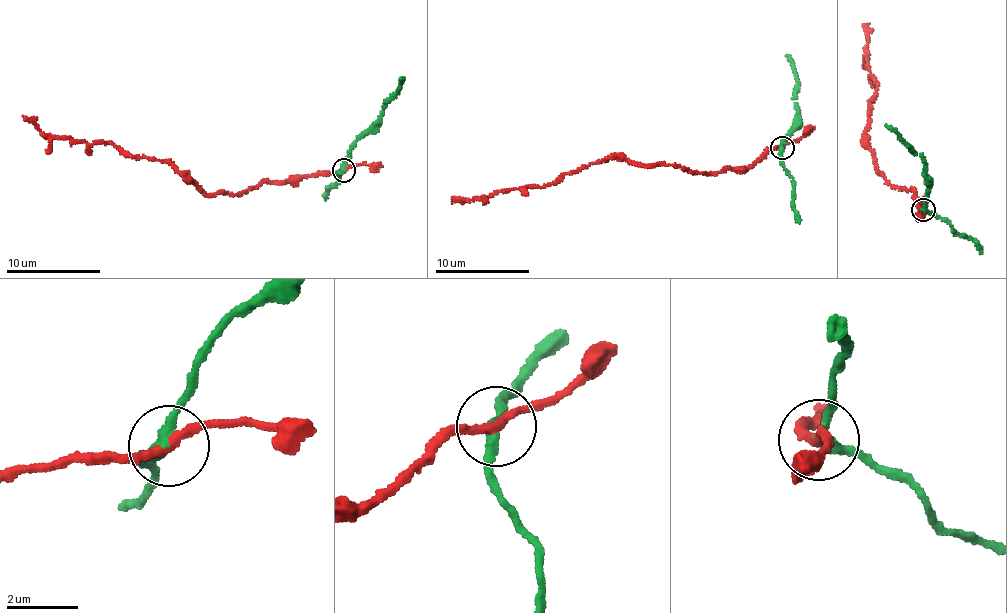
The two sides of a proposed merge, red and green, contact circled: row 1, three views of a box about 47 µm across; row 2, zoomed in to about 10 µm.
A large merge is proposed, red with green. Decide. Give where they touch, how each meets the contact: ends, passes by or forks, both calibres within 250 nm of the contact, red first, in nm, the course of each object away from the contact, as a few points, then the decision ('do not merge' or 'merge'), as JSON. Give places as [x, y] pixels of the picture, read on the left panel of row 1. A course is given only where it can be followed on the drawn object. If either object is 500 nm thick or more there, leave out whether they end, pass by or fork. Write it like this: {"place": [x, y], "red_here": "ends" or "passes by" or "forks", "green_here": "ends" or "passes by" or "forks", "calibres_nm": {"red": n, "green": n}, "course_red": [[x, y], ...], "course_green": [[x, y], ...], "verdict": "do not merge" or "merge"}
{"place": [343, 170], "red_here": "passes by", "green_here": "passes by", "calibres_nm": {"red": 240, "green": 260}, "course_red": [[344, 169], [205, 194], [166, 162], [132, 158], [109, 141], [87, 145], [48, 137], [22, 116]], "course_green": [[344, 169], [348, 151], [362, 132], [378, 118], [383, 103], [396, 91], [401, 77]], "verdict": "do not merge"}

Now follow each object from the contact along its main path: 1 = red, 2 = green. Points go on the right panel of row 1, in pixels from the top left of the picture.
1: (924, 209), (910, 188), (886, 180), (864, 133), (878, 82), (868, 75), (869, 23)
2: (924, 209), (930, 180), (924, 157), (915, 154), (886, 124)

